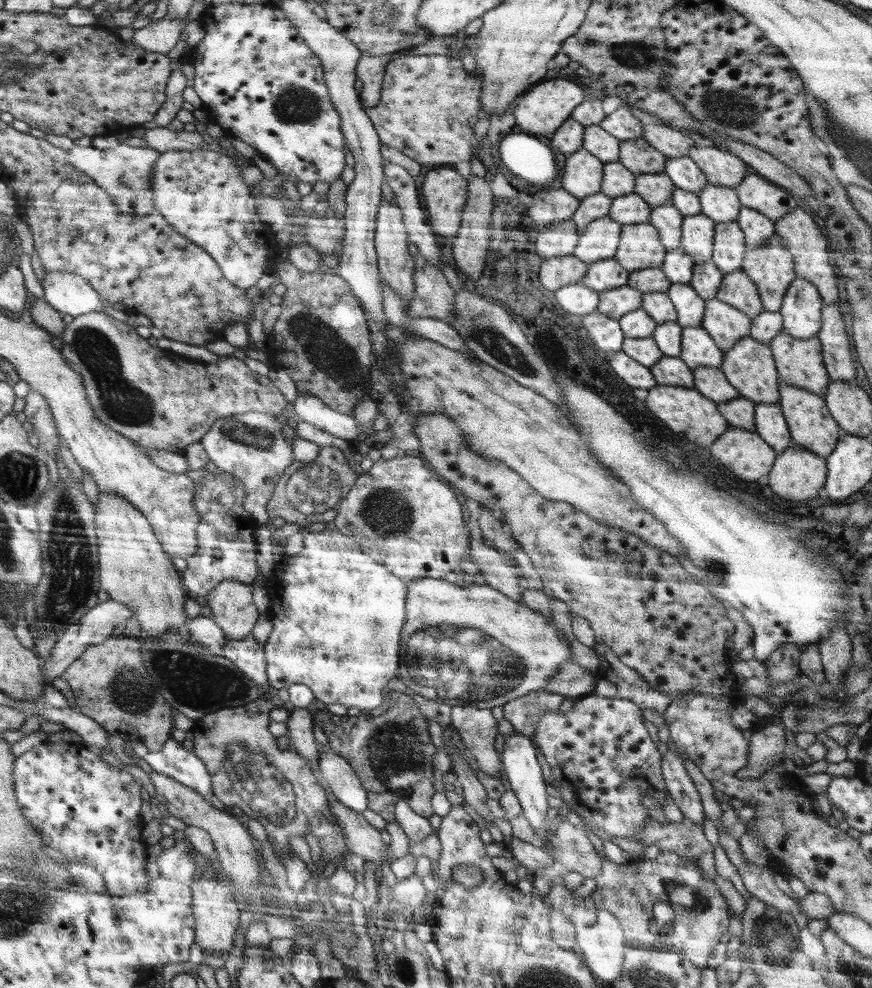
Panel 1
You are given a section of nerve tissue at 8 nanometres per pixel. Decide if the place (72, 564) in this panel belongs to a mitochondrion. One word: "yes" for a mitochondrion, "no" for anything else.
yes

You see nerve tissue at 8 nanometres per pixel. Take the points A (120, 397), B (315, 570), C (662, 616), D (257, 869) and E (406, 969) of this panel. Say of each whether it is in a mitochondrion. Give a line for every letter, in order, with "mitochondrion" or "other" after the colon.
A: mitochondrion
B: other
C: other
D: other
E: mitochondrion

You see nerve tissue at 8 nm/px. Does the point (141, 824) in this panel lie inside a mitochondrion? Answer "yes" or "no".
no

